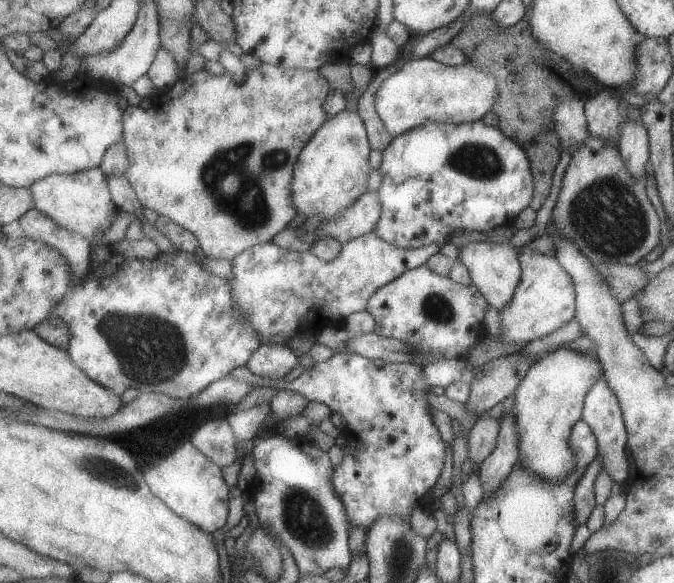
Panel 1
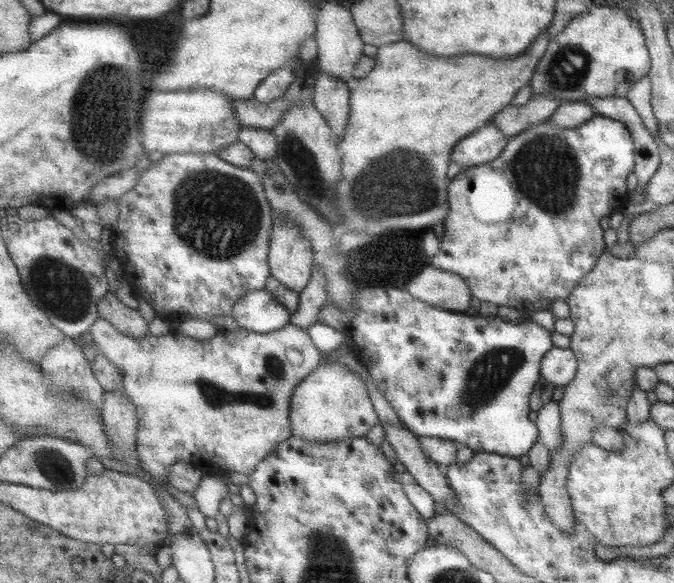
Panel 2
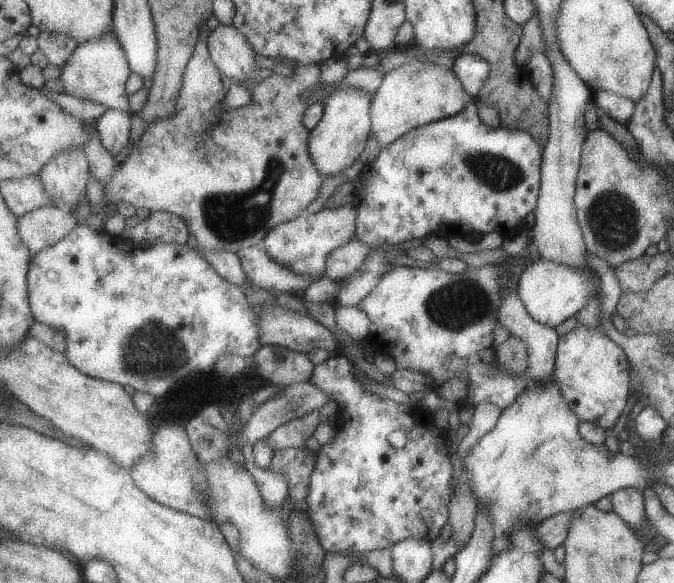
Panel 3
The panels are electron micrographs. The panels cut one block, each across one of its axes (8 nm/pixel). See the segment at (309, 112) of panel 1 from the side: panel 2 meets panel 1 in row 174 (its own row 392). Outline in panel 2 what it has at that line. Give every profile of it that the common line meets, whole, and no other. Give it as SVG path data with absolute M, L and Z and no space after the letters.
M100 317L91 328L91 334L94 338L94 345L98 351L103 352L116 366L119 366L124 372L126 380L126 393L137 404L140 416L140 434L139 434L139 457L143 460L143 468L151 472L157 480L170 483L170 474L172 467L177 461L195 461L199 464L209 464L214 468L222 468L228 472L242 472L252 475L256 469L268 458L285 440L291 439L294 434L292 421L292 403L296 389L310 376L316 372L324 363L325 353L317 347L316 341L312 338L307 328L299 327L297 324L290 323L287 327L279 331L261 333L240 328L240 332L230 332L224 328L210 340L202 340L188 336L177 329L164 336L156 336L152 332L143 336L141 339L128 336L122 332L113 322L107 318Z

